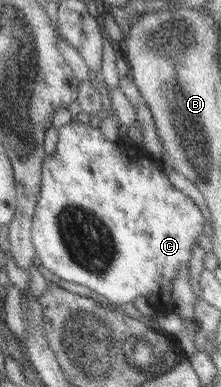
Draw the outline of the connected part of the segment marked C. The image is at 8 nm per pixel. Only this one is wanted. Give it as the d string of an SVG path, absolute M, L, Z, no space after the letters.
M72 120L68 125L64 124L58 130L55 151L43 160L40 170L40 190L31 218L30 240L39 263L48 269L53 275L71 281L75 285L83 285L97 297L105 297L113 305L129 305L137 297L145 297L146 303L155 313L166 313L174 310L173 300L171 299L171 280L177 273L179 267L185 267L189 271L191 251L195 247L197 237L201 235L205 220L197 206L189 196L181 190L173 188L167 181L167 176L163 172L162 163L159 160L144 153L139 146L132 142L122 141L118 143L109 142L99 131L99 128Z

